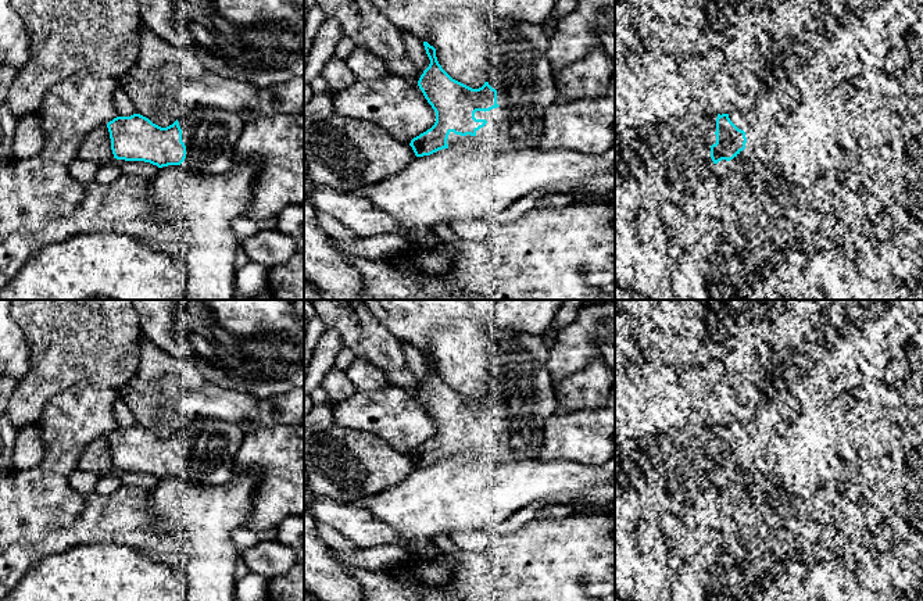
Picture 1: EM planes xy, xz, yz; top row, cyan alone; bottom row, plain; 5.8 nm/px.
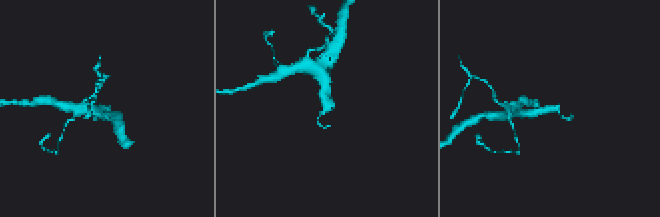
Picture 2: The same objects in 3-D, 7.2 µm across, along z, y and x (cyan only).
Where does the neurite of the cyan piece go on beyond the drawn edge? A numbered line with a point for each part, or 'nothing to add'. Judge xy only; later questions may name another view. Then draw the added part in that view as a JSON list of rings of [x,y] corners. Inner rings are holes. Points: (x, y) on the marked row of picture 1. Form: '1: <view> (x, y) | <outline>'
1: xy (210, 135) | [[[210,107],[182,112],[178,118],[186,158],[182,168],[196,175],[218,176],[232,165],[246,118]]]

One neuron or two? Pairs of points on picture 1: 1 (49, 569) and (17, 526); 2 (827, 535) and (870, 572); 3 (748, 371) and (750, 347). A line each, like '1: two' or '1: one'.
1: two
2: two
3: one

